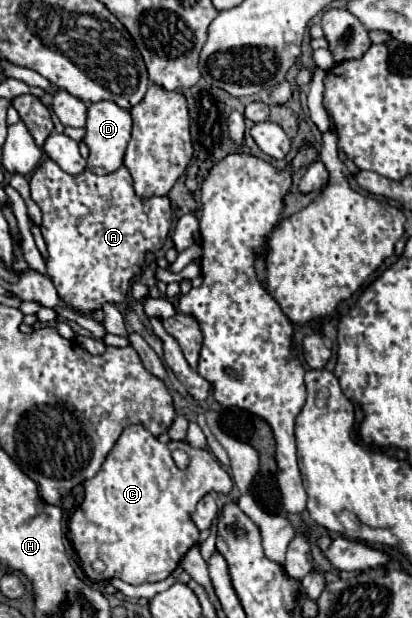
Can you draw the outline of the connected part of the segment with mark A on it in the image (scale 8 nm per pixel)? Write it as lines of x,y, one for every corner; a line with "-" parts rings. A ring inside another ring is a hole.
46,158
30,176
30,190
32,200
42,210
42,236
46,242
46,274
50,276
52,284
60,300
72,312
80,316
88,316
90,312
102,308
104,302
118,304
126,298
128,288
132,286
132,278
142,272
144,254
160,250
172,224
172,210
170,200
166,196
154,196
152,200
140,200
132,188
132,176
128,170
120,166
114,174
96,176
90,170
72,176
66,174
56,162

